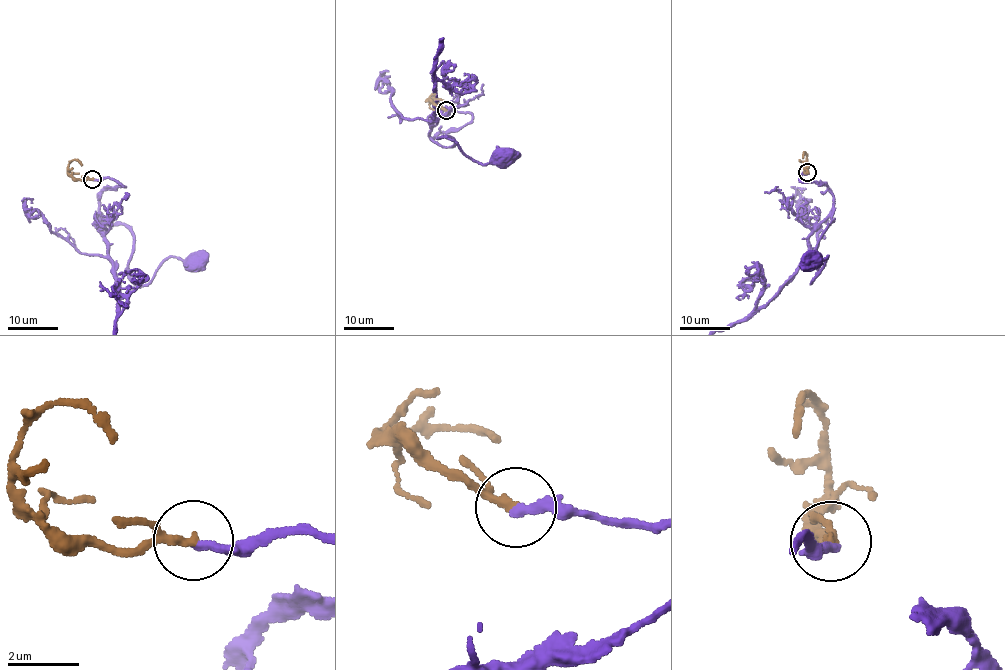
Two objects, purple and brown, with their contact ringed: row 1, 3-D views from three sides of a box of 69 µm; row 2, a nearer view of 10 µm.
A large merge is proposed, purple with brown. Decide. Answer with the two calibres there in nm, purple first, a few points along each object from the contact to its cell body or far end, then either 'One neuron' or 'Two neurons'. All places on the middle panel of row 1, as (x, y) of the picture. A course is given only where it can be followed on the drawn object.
Thickness 280 nm (purple) against 160 nm. Course of purple: (445, 110), (472, 120), (429, 138), (449, 147), (448, 136), (439, 137), (477, 162), (501, 154). Course of brown: (445, 110), (427, 99), (443, 100). One neuron

